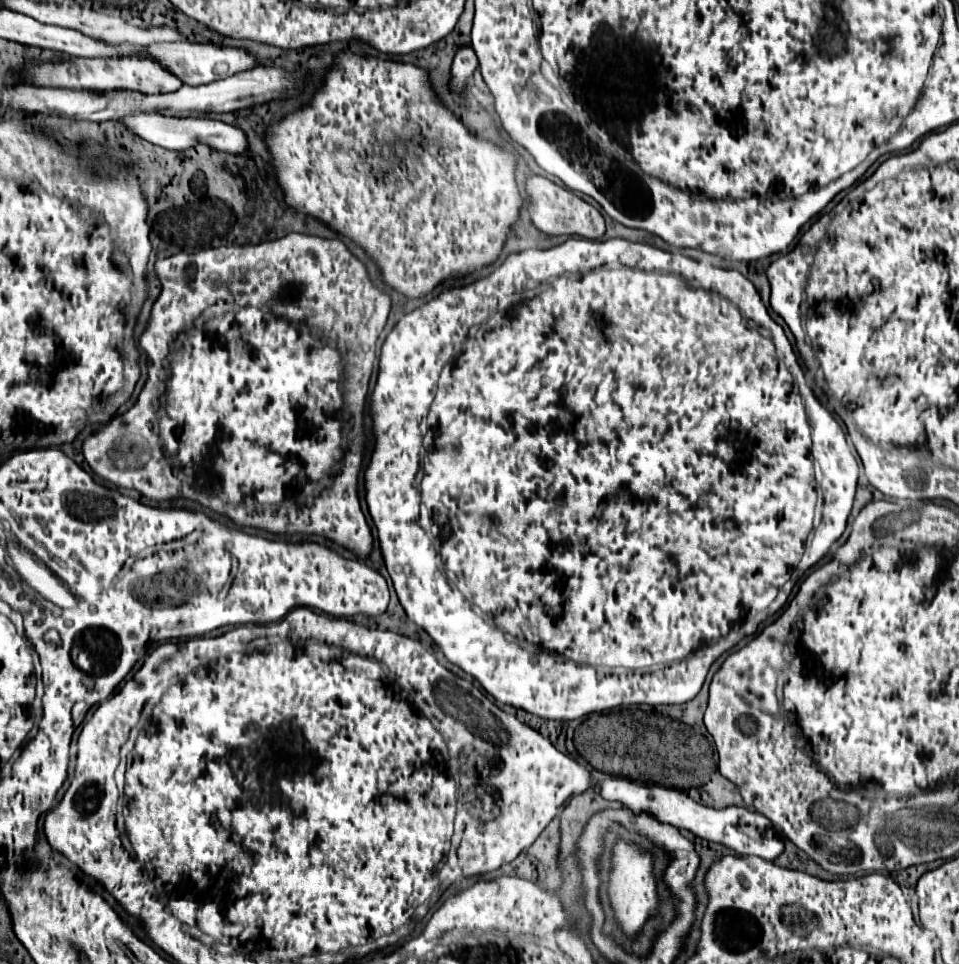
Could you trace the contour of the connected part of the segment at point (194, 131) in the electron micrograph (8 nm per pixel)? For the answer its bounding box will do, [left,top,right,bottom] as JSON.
[117,113,247,155]

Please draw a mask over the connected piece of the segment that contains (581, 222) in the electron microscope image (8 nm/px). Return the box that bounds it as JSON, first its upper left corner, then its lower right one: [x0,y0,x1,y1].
[527,175,605,239]

